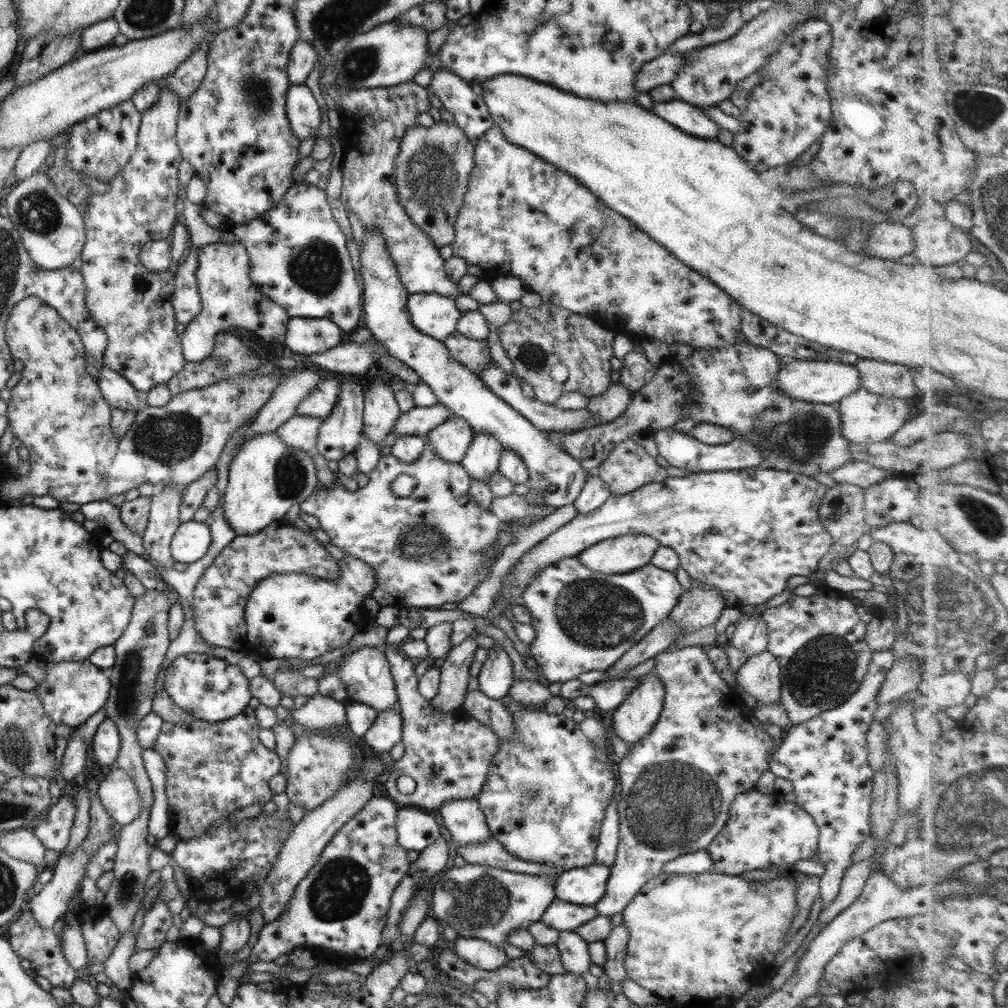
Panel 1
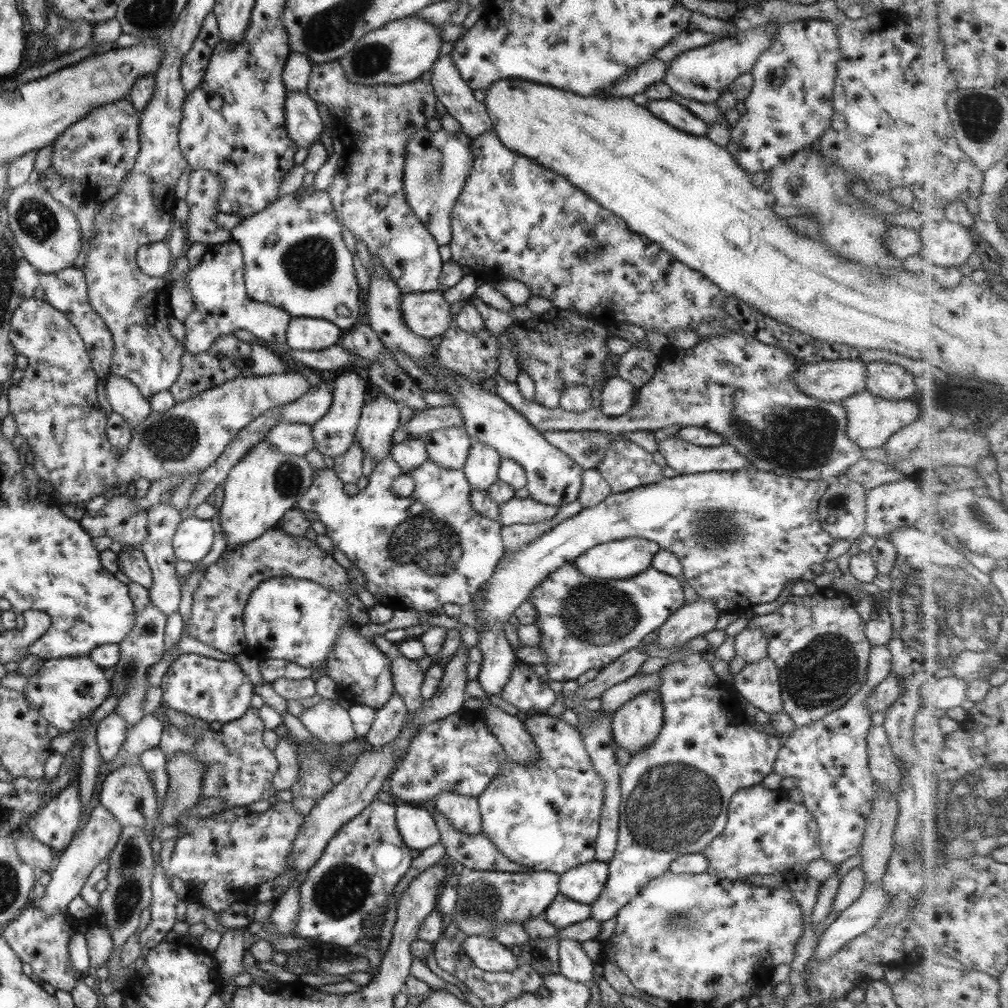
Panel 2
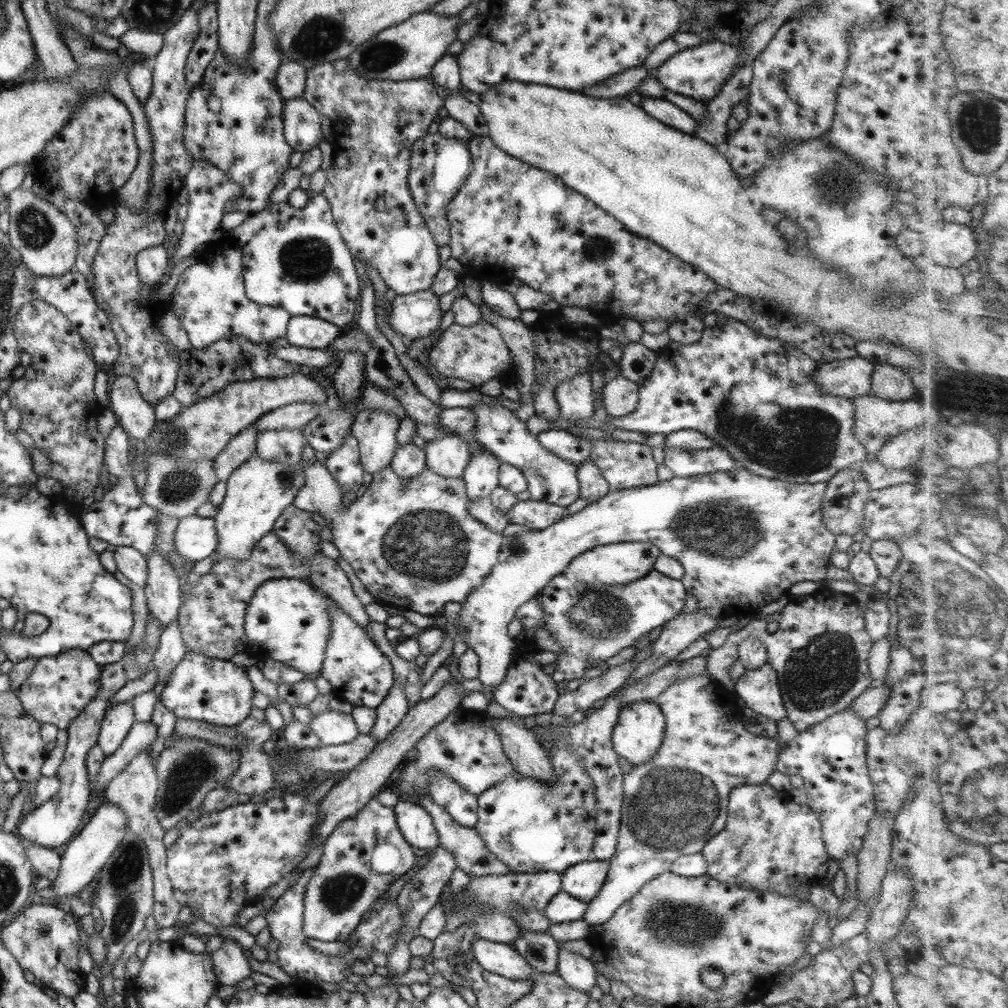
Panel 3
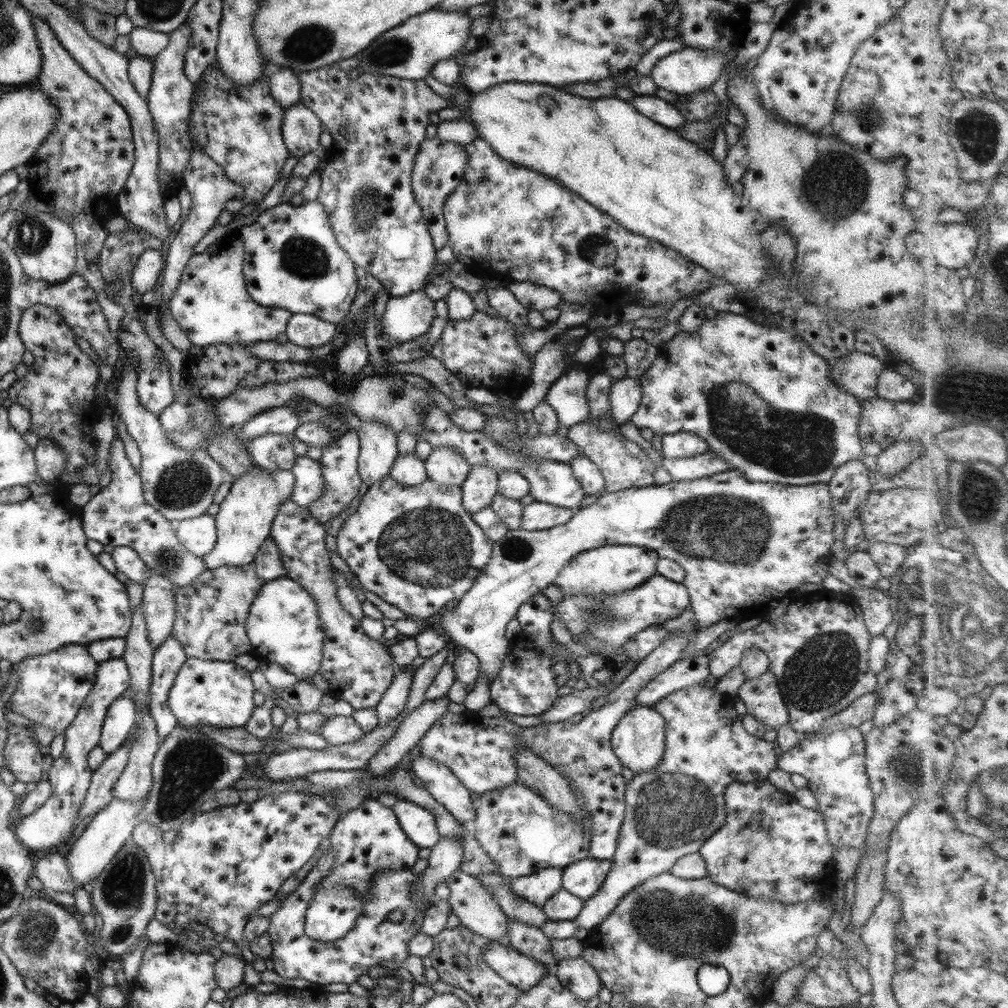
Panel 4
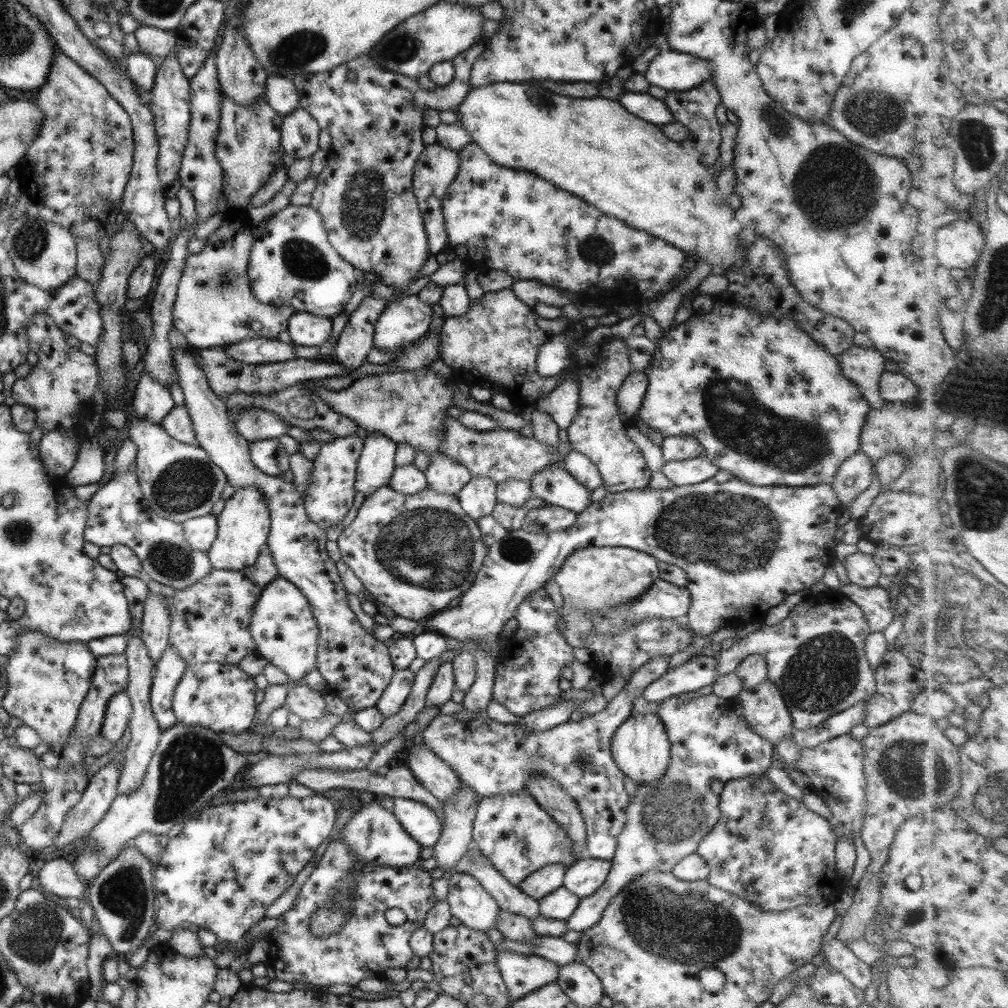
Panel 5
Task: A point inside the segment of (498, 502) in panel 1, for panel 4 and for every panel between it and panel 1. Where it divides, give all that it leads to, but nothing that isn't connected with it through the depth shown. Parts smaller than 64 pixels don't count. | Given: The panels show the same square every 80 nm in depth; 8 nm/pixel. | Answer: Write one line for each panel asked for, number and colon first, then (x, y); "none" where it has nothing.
2: (525, 510)
3: (536, 515)
4: (537, 515)

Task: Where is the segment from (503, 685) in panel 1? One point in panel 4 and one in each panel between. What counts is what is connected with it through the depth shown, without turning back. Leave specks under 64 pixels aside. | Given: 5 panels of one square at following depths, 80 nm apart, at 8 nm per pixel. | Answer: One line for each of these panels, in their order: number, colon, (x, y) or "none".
2: (740, 536)
3: (742, 541)
4: (743, 546)

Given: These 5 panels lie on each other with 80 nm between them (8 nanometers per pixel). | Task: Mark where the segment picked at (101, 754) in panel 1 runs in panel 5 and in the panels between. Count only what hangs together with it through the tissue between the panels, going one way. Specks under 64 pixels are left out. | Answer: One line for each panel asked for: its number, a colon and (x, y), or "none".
2: (110, 733)
3: (118, 718)
4: (120, 717)
5: (118, 710)

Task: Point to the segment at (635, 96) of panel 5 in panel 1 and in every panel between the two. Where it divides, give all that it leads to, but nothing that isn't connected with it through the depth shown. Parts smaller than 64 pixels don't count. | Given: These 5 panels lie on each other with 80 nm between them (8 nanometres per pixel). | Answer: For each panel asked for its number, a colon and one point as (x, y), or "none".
1: (691, 120)
2: (672, 113)
3: (670, 115)
4: (663, 113)

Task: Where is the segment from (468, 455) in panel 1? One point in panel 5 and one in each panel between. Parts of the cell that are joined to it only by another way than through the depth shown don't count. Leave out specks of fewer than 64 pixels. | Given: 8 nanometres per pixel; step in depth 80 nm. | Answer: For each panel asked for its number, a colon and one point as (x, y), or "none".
2: (480, 469)
3: (480, 477)
4: (477, 491)
5: (477, 498)

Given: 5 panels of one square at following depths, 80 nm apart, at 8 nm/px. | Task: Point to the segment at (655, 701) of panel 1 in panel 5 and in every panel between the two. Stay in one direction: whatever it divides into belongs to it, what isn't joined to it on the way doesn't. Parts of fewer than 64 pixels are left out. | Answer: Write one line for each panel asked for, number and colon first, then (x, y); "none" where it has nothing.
2: (636, 723)
3: (636, 737)
4: (637, 741)
5: (639, 747)

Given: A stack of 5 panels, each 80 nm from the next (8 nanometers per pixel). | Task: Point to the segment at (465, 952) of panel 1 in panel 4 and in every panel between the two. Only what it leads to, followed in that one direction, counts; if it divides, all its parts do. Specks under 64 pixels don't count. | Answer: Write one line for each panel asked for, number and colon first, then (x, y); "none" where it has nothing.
2: (485, 953)
3: (497, 958)
4: (515, 969)

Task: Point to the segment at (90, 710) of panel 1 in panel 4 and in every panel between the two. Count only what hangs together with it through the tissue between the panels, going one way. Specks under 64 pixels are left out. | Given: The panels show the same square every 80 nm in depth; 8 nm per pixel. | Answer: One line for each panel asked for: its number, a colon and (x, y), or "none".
2: (63, 691)
3: (59, 687)
4: (51, 686)

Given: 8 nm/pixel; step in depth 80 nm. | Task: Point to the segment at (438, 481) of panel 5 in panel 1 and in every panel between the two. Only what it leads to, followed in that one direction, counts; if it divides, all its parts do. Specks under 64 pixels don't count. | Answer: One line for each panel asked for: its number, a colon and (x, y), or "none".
1: (449, 441)
2: (448, 448)
3: (447, 457)
4: (444, 466)

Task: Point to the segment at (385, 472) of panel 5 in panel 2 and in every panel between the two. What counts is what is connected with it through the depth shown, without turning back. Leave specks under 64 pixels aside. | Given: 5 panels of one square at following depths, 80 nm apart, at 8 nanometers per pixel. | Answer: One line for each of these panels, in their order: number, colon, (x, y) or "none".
2: (378, 419)
3: (374, 431)
4: (377, 453)

